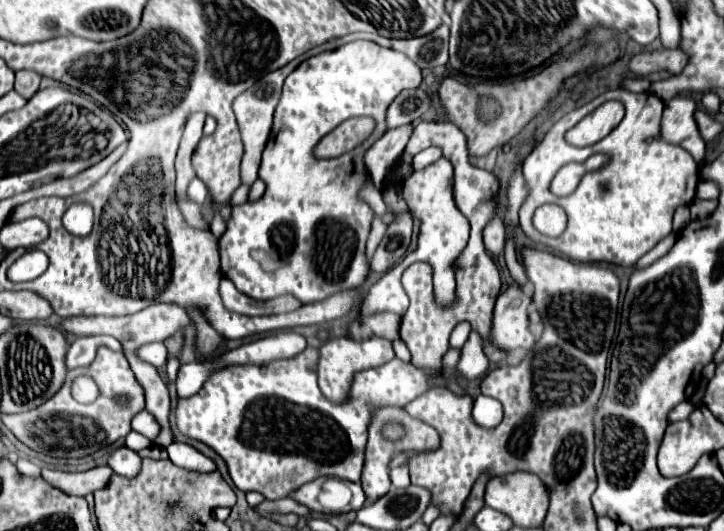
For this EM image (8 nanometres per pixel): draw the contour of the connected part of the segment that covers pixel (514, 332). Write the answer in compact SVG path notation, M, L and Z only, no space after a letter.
M510 285L498 297L494 309L494 323L492 323L492 343L504 347L506 351L514 351L516 347L528 349L534 345L536 335L530 331L530 319L528 319L530 303L532 303L532 295L518 285Z

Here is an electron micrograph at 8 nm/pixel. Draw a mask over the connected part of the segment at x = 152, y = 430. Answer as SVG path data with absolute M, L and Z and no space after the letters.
M140 411L134 419L132 419L132 429L142 433L144 437L148 437L152 443L156 441L156 437L160 435L160 423L156 421L156 417L150 411Z

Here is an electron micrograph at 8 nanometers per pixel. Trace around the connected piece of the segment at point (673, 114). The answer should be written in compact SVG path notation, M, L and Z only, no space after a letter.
M676 95L664 103L662 139L686 149L696 163L704 161L706 143L694 121L696 103L686 95Z

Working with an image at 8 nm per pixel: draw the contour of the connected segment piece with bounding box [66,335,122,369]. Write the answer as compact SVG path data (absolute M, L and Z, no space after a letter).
M104 335L104 337L78 337L66 353L66 367L68 369L86 367L96 357L96 351L98 351L100 345L106 345L112 351L122 351L120 343L114 337L108 337L108 335Z

